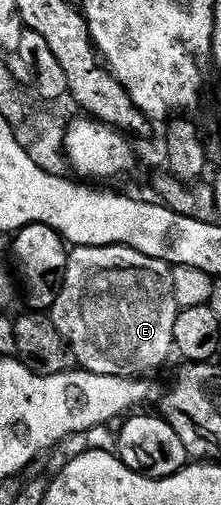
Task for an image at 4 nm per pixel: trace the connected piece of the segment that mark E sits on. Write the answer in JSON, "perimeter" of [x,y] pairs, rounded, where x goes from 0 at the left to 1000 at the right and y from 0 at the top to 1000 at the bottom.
{"perimeter":[[[344,489],[299,515],[299,543],[217,622],[262,657],[317,677],[348,725],[439,743],[597,750],[661,747],[792,701],[787,653],[810,620],[787,570],[787,531],[706,509],[652,509],[575,489]]]}

